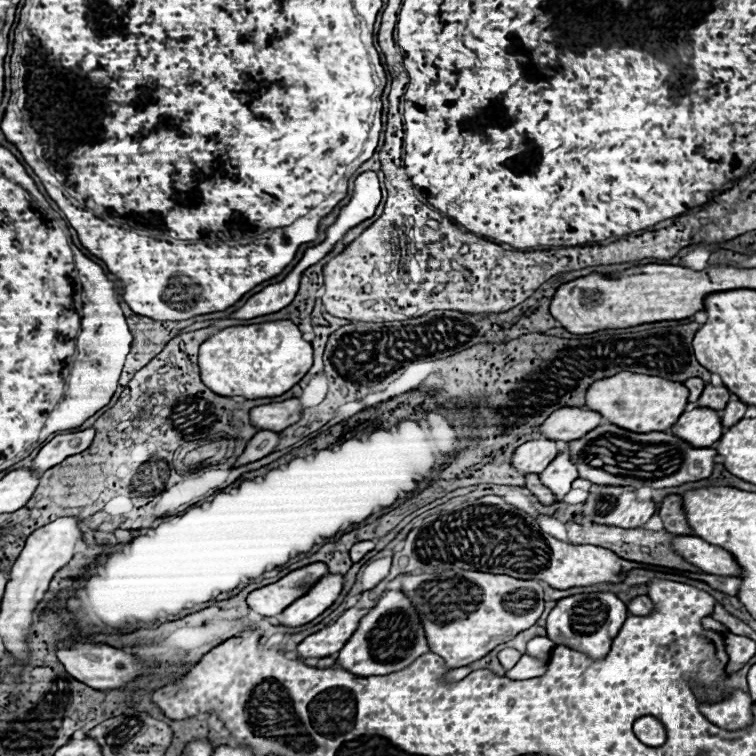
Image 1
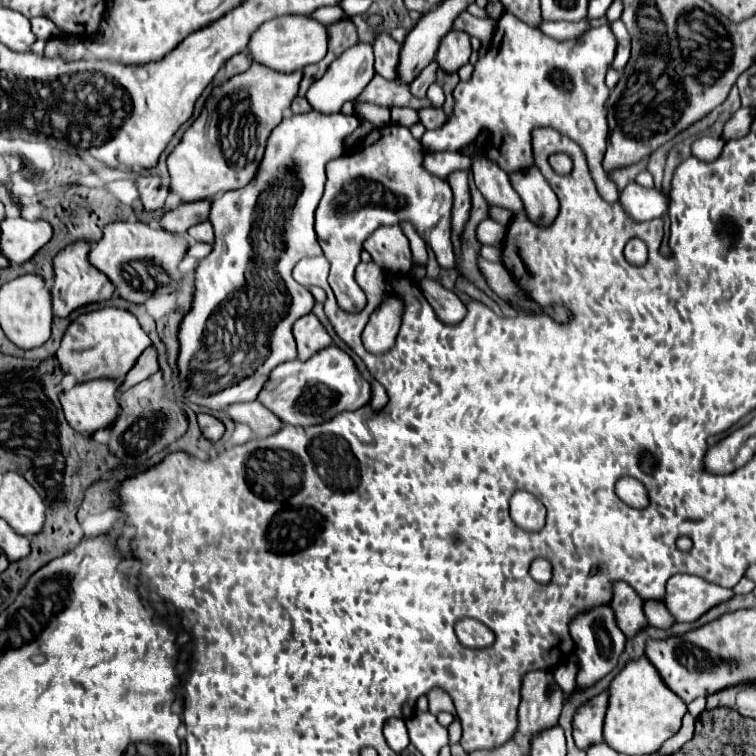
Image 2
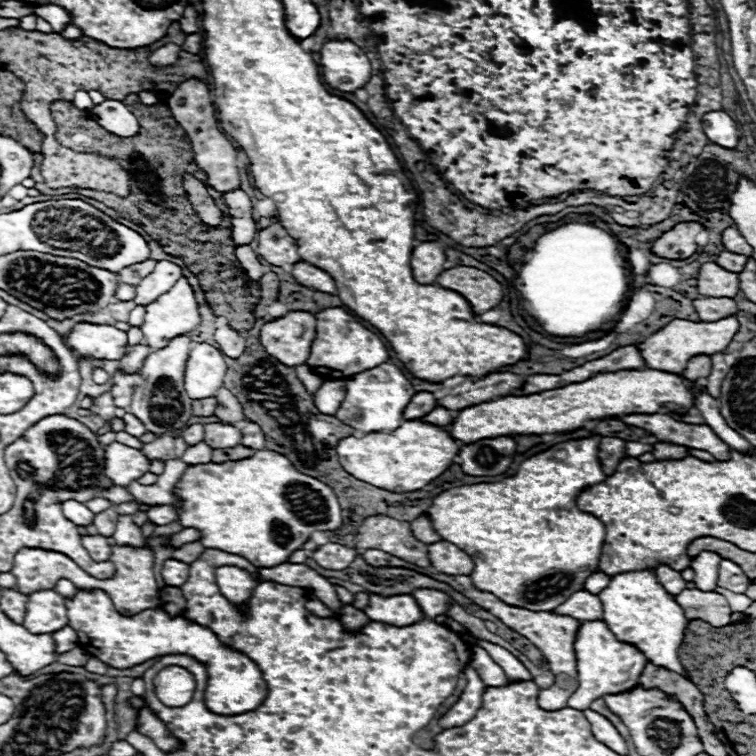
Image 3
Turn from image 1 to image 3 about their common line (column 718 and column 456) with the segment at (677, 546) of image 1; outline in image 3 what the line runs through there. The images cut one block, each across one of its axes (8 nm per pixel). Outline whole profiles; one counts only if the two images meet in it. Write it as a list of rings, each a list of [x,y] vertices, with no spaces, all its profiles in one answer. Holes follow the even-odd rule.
[[[436,542],[428,546],[428,558],[432,566],[442,574],[470,574],[474,570],[474,562],[468,554],[456,548],[450,542]]]

